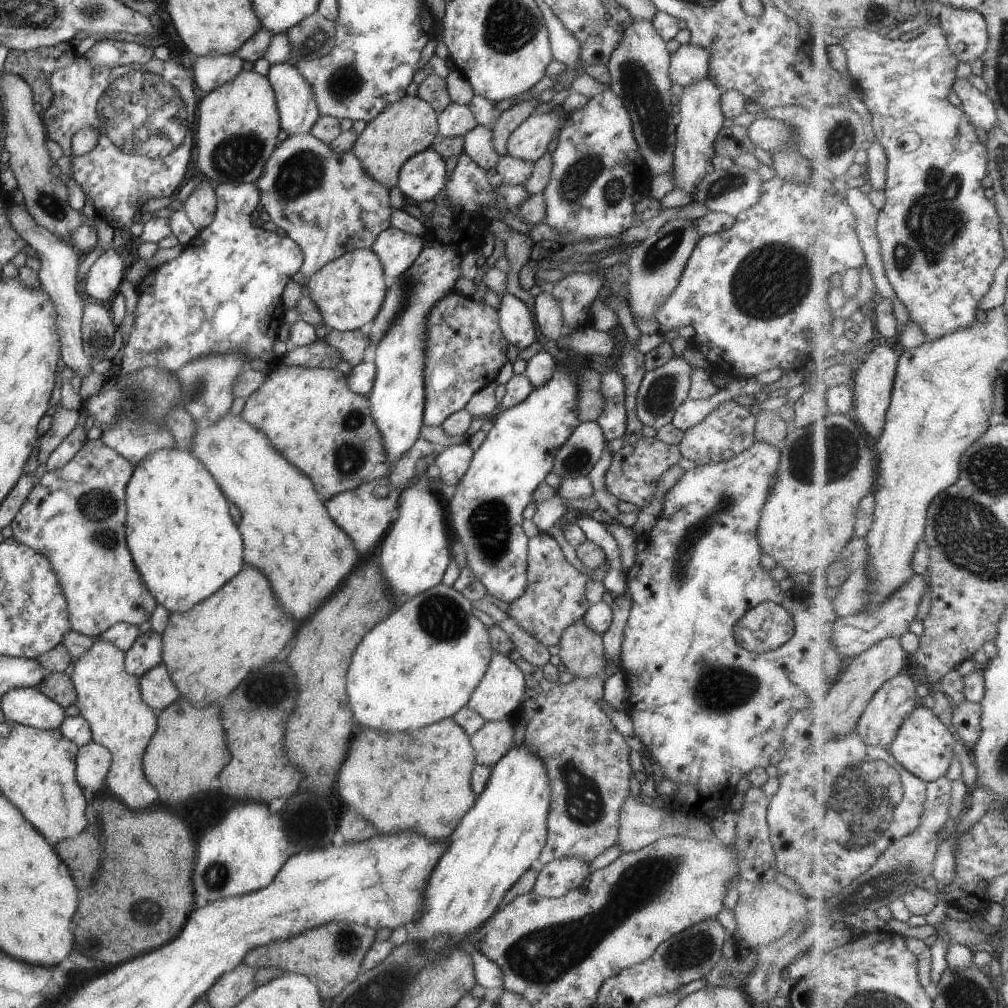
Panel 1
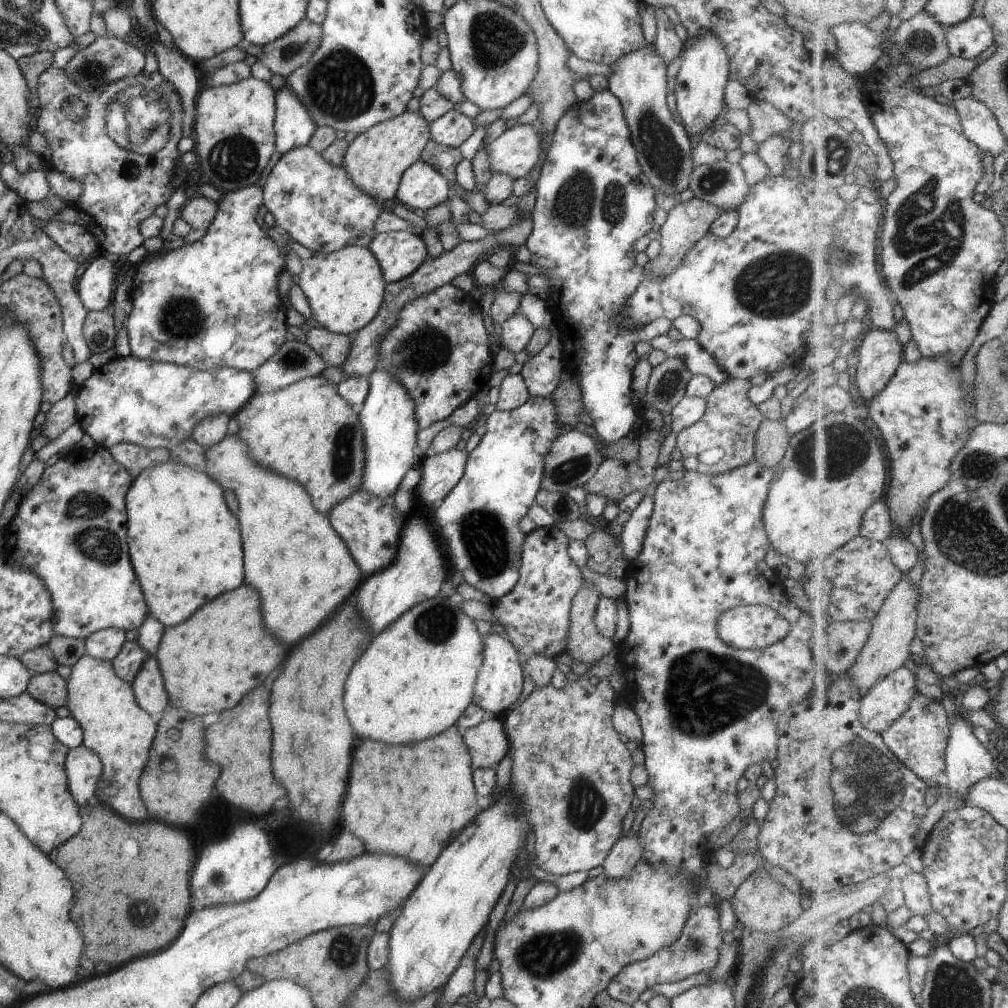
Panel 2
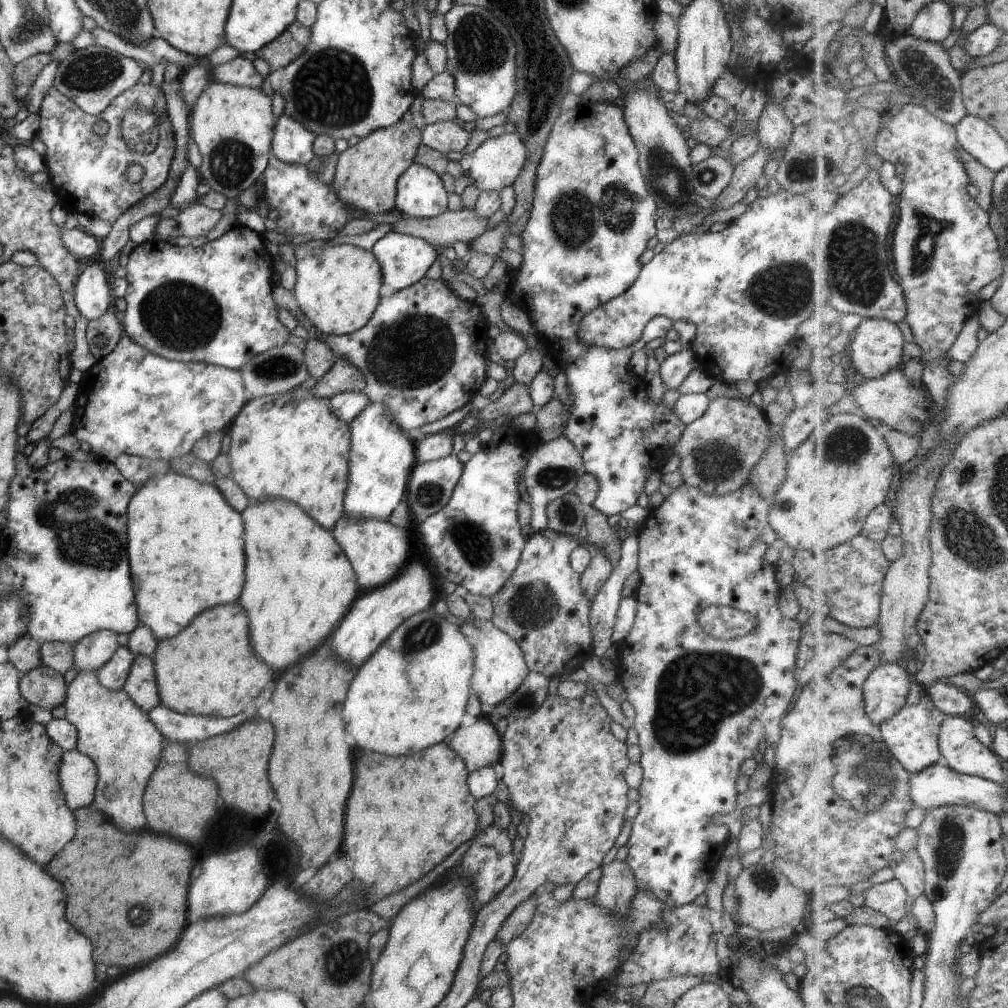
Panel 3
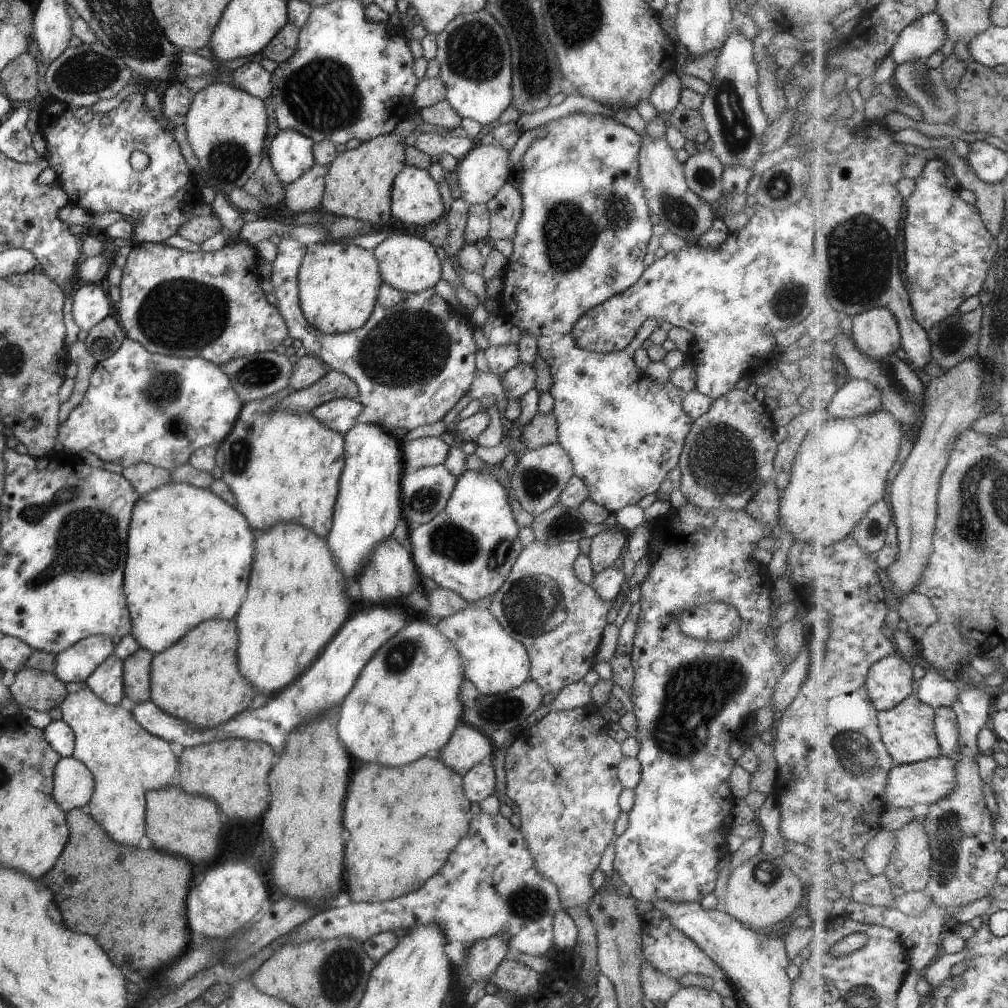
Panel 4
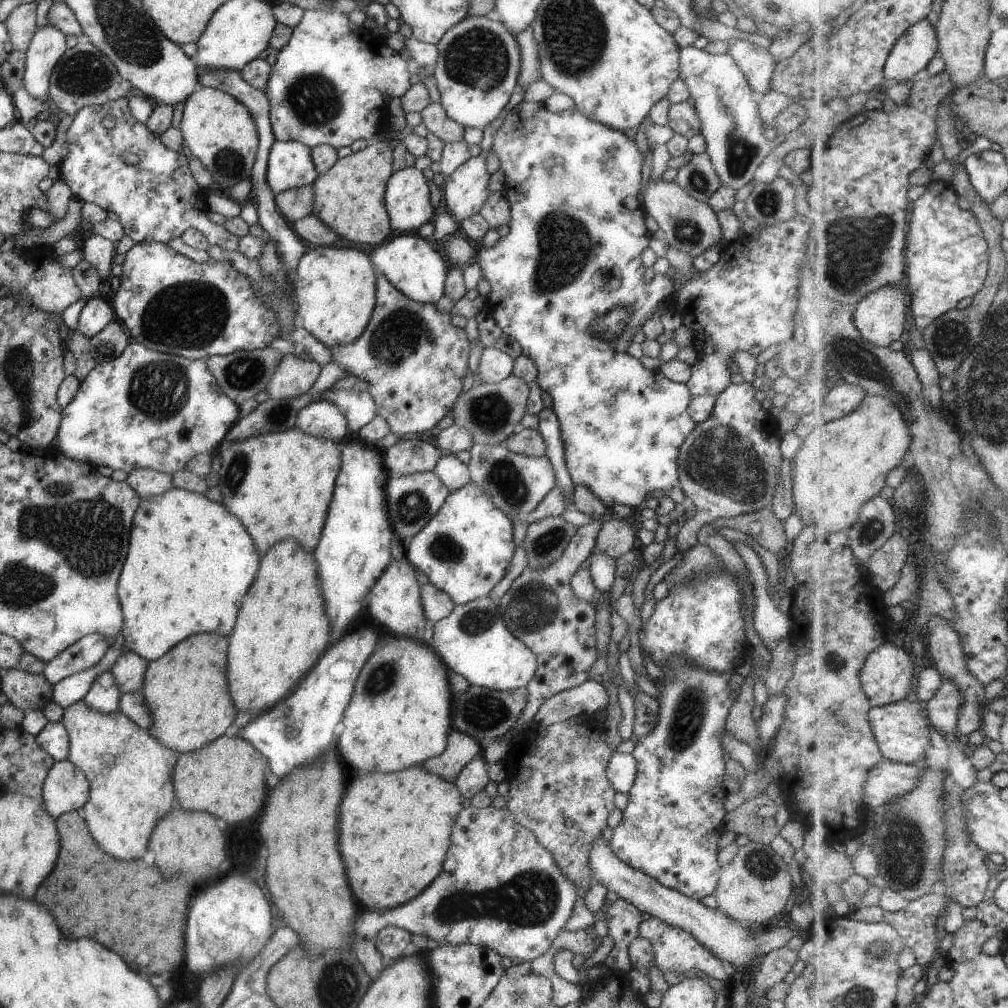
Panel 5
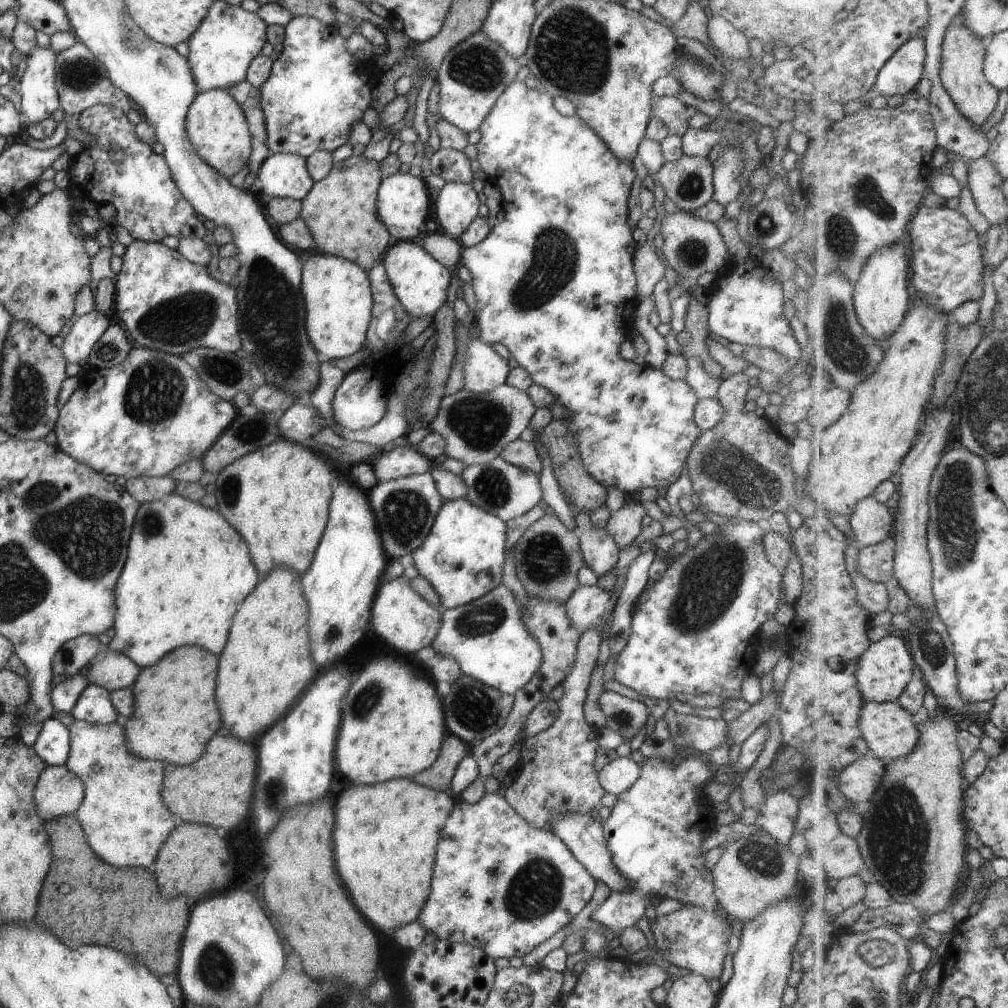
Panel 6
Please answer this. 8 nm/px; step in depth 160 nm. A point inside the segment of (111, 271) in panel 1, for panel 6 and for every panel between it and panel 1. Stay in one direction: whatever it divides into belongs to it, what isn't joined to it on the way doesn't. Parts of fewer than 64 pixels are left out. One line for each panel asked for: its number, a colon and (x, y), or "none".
2: (95, 287)
3: (92, 296)
4: (90, 302)
5: (96, 312)
6: (86, 329)

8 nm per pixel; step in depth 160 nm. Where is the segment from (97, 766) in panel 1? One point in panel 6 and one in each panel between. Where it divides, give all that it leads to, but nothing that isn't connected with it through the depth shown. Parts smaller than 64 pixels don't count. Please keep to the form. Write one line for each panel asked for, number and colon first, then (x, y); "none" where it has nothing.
2: (83, 768)
3: (77, 774)
4: (72, 785)
5: (65, 788)
6: (57, 792)

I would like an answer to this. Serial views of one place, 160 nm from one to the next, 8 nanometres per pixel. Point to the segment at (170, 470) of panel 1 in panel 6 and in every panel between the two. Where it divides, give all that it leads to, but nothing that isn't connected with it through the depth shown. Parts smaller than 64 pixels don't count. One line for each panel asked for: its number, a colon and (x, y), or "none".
2: (185, 548)
3: (185, 543)
4: (189, 554)
5: (190, 560)
6: (186, 568)

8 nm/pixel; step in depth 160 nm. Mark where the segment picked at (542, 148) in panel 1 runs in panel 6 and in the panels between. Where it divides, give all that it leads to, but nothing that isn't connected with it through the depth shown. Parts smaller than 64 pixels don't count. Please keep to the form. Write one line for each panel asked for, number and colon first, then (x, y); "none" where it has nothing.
2: (514, 152)
3: (498, 160)
4: (482, 171)
5: (465, 190)
6: (456, 205)

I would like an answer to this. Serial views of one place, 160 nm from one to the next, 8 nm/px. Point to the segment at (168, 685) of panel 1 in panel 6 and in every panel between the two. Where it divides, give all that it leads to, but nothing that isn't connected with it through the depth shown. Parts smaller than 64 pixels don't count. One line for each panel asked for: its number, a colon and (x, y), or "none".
2: (148, 688)
3: (140, 685)
4: (135, 668)
5: (128, 670)
6: (109, 669)

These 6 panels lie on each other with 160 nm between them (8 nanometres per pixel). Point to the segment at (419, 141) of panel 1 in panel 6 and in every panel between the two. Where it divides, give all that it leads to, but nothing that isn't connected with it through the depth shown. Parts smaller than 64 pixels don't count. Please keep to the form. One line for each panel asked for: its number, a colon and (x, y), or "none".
2: (375, 158)
3: (365, 177)
4: (358, 181)
5: (349, 197)
6: (339, 210)

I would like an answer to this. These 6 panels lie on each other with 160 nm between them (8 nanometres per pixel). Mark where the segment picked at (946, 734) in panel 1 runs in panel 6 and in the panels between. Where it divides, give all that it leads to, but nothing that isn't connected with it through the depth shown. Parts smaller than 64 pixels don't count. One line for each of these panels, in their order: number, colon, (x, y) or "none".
2: (920, 738)
3: (913, 735)
4: (909, 730)
5: (903, 730)
6: (889, 729)

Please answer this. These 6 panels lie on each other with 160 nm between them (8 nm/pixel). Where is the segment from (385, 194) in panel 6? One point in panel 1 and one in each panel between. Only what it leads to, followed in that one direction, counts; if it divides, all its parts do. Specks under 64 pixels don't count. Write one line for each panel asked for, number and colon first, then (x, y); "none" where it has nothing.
1: (422, 177)
2: (420, 186)
3: (419, 192)
4: (414, 198)
5: (406, 196)

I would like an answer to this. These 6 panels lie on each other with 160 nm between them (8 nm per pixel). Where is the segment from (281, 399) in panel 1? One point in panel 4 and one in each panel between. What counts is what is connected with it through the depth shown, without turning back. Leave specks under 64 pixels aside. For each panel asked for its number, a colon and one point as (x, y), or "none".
2: (303, 431)
3: (292, 446)
4: (281, 466)

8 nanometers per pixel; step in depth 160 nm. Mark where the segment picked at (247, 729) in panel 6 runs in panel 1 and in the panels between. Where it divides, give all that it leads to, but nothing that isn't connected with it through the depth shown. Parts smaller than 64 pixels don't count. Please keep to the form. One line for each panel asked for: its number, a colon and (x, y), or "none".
1: (287, 534)
2: (302, 570)
3: (298, 583)
4: (296, 600)
5: (281, 630)

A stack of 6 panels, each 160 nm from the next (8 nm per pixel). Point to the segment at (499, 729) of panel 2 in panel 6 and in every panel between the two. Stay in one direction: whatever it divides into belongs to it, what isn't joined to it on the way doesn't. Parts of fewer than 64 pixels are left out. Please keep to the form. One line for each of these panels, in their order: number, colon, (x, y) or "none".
3: (478, 745)
4: (467, 746)
5: (460, 748)
6: (437, 776)

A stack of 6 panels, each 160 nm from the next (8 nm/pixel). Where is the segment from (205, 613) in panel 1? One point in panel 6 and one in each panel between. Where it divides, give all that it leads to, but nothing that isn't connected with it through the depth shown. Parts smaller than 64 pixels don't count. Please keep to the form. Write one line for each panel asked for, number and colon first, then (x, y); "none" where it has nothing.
2: (208, 662)
3: (212, 653)
4: (198, 675)
5: (188, 698)
6: (174, 717)

